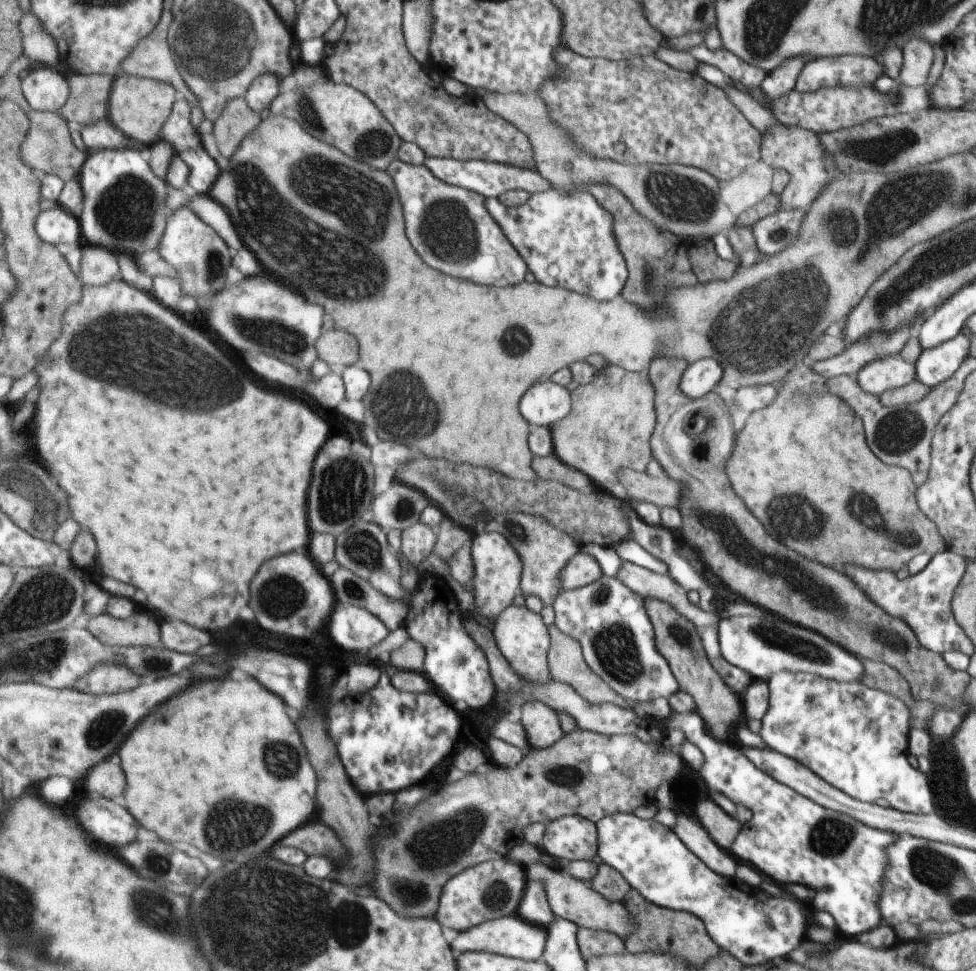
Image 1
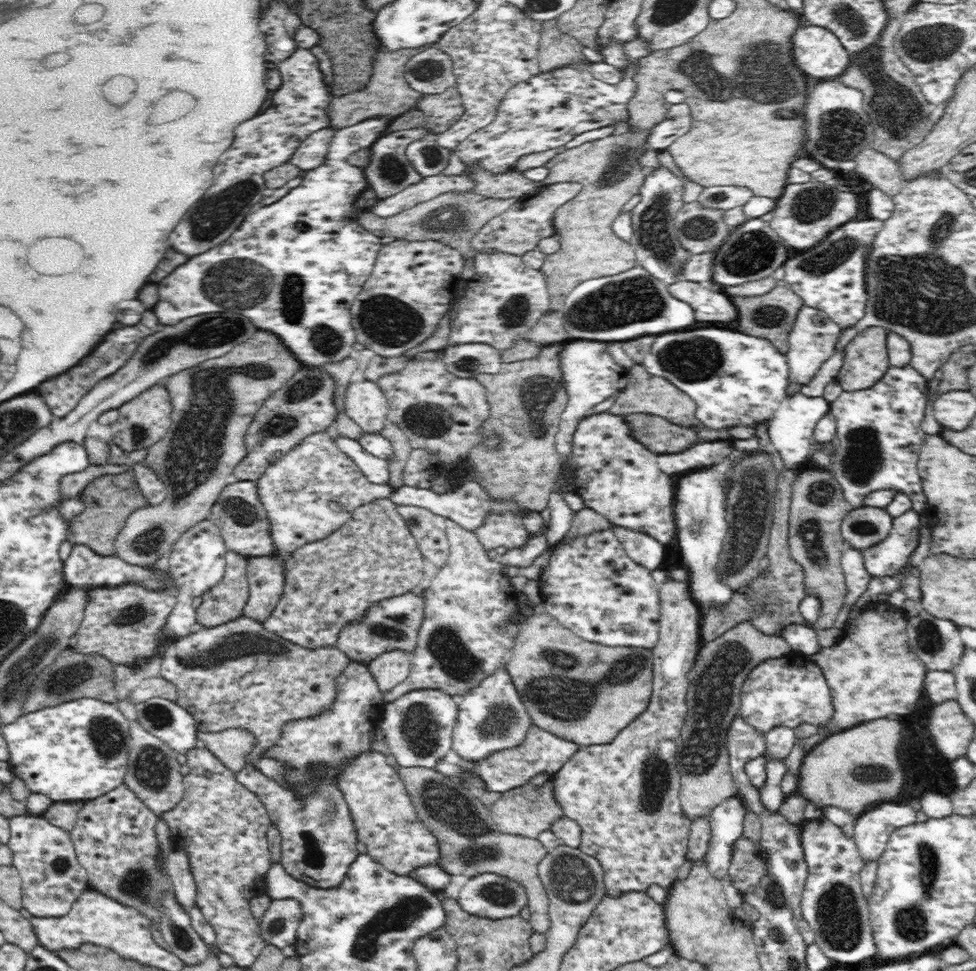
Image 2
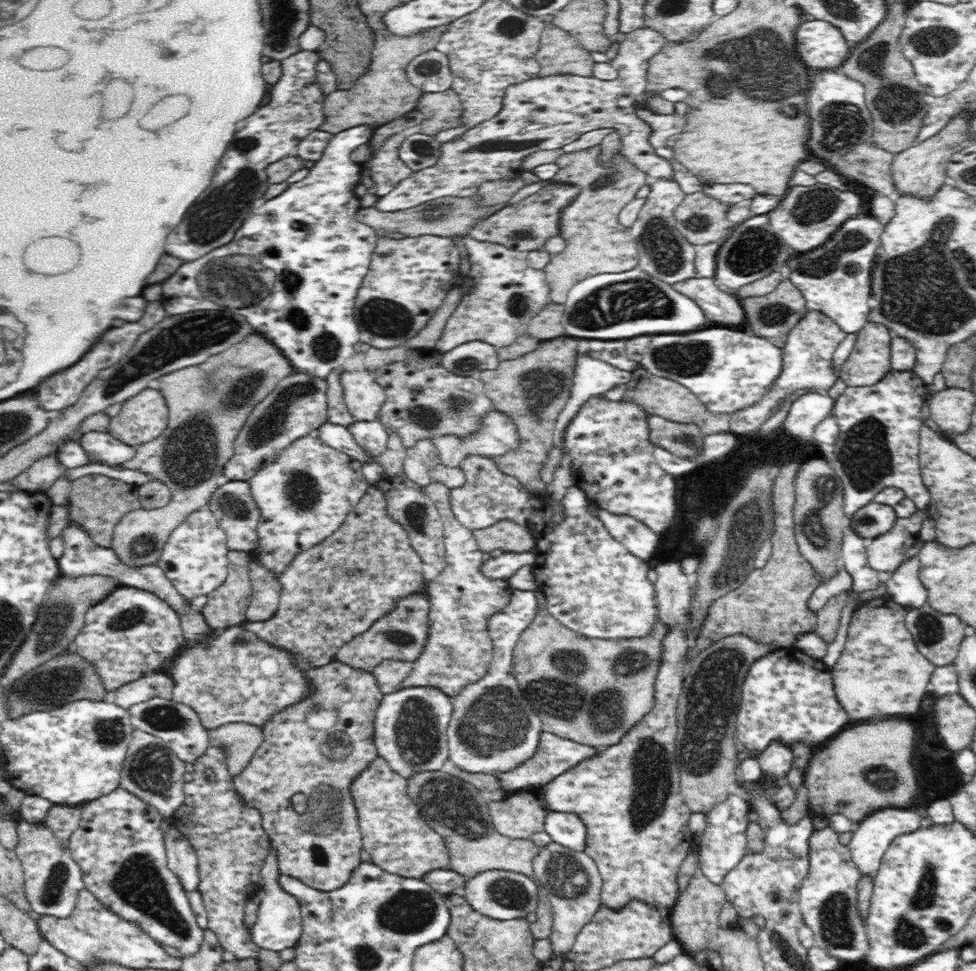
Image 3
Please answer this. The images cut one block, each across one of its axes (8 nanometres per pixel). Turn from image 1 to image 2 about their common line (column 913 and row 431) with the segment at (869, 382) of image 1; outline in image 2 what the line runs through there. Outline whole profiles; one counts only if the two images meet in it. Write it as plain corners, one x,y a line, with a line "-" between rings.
363,379
350,382
345,393
345,412
350,419
356,421
364,432
378,433
384,428
387,422
388,400
382,393
377,382
372,379

